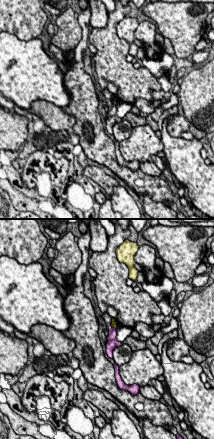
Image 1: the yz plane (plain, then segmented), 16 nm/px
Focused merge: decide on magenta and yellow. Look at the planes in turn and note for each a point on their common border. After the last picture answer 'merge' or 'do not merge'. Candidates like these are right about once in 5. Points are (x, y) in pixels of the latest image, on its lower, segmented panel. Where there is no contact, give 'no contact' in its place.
contact (113, 327)

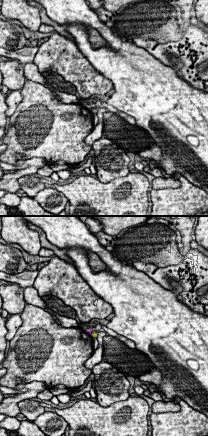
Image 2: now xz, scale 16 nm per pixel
contact (92, 331)

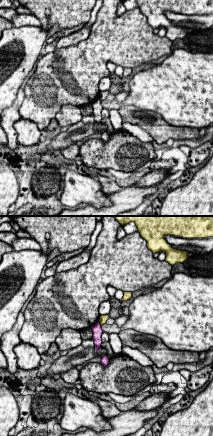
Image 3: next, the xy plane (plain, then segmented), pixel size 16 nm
contact (100, 324)

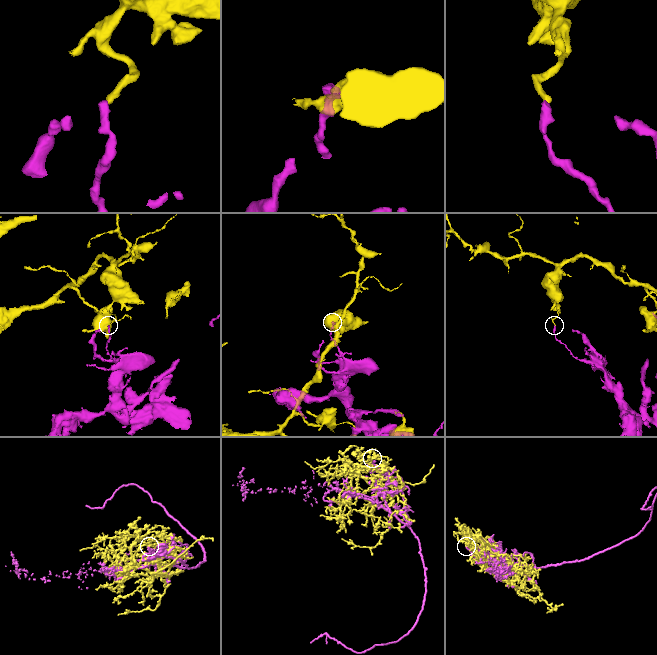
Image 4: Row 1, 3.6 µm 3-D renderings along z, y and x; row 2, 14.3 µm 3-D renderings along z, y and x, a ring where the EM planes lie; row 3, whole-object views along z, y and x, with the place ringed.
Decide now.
do not merge

